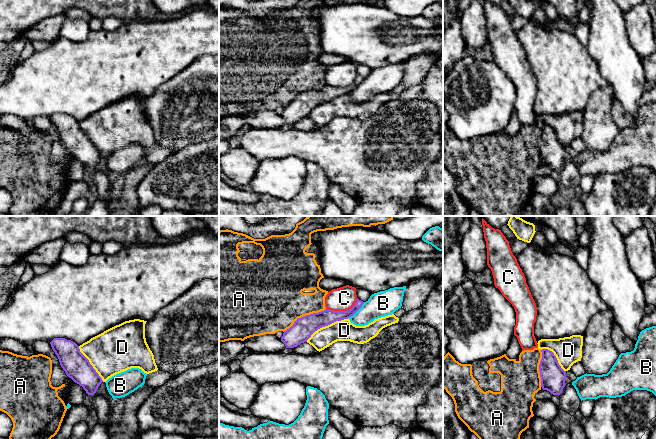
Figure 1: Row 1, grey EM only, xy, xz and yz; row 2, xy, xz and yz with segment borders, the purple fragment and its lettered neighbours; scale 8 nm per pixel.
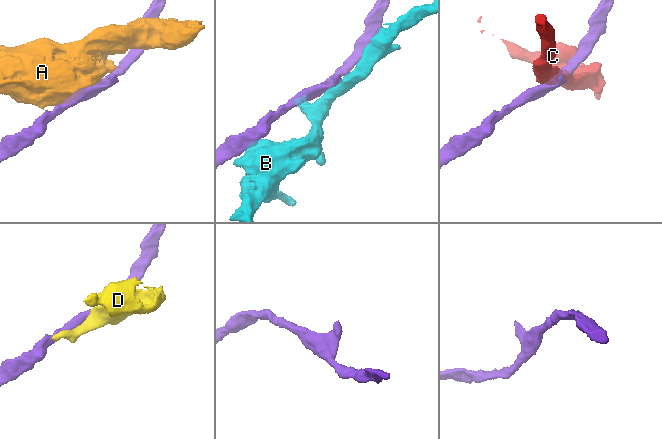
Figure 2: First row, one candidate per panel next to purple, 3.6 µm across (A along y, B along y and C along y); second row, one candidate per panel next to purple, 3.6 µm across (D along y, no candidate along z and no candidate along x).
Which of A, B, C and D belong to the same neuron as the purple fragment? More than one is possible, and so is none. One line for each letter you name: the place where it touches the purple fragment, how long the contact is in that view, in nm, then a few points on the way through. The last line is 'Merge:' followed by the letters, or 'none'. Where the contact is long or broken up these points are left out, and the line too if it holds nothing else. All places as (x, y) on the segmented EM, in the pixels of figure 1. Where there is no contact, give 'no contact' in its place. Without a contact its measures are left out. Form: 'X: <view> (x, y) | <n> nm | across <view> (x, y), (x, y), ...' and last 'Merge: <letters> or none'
Merge: none

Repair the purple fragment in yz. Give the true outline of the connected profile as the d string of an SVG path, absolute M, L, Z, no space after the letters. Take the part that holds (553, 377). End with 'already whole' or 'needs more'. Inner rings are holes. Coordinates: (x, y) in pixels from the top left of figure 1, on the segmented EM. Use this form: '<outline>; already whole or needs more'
M542 349L542 359L539 364L541 387L553 395L560 395L565 387L566 371L558 363L554 353Z; already whole

